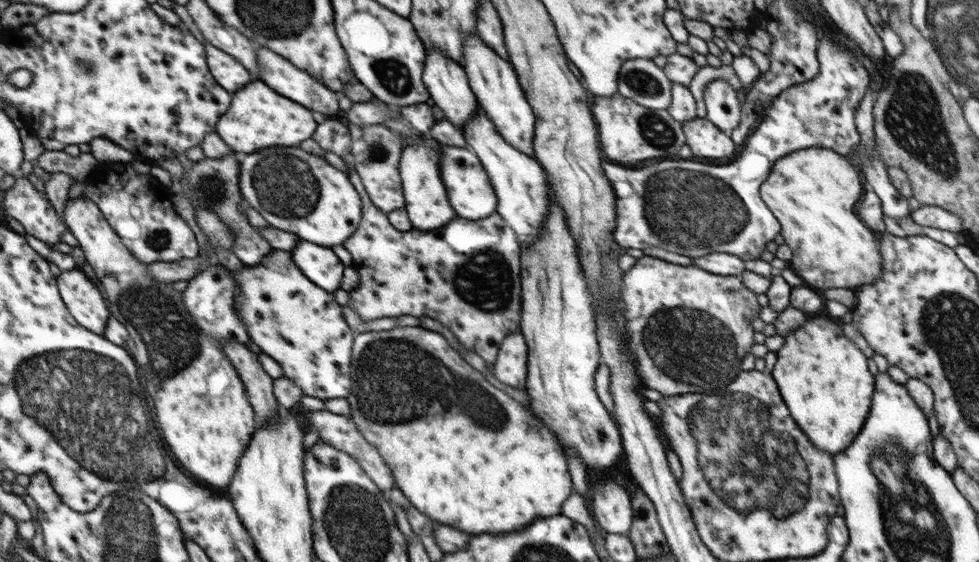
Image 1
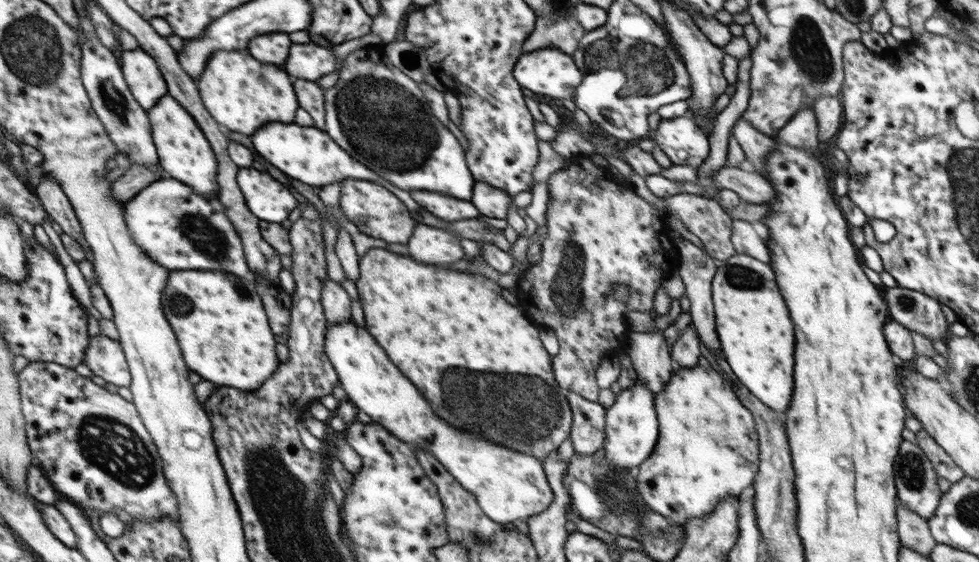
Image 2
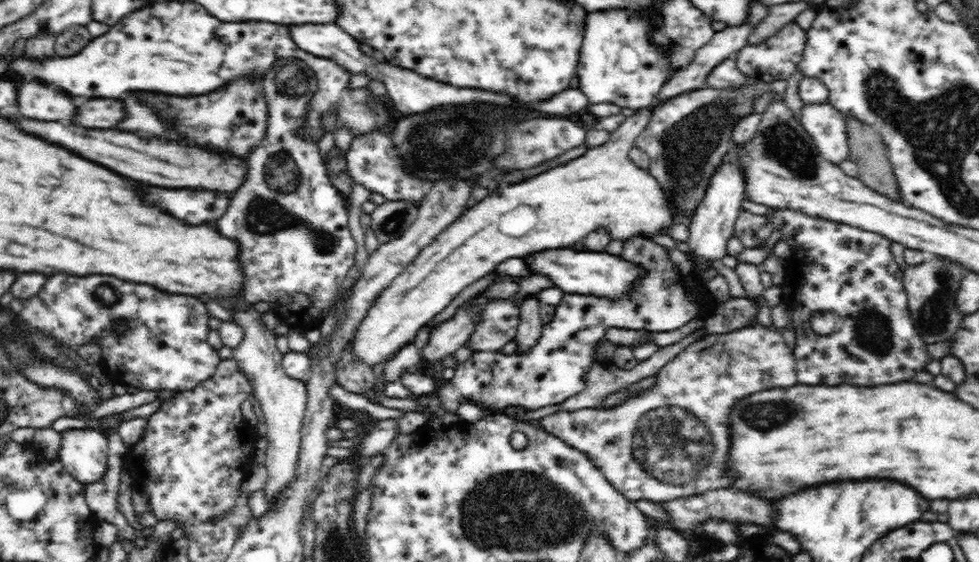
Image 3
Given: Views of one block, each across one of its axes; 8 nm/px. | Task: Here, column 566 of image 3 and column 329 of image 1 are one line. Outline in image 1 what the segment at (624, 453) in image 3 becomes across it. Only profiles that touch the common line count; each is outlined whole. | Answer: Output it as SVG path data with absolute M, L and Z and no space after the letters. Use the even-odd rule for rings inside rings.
M318 410L318 412L310 411L308 422L310 423L309 428L318 430L319 440L331 444L334 448L338 448L346 452L346 454L350 454L380 490L388 492L389 489L395 486L394 475L386 466L376 447L372 446L363 437L363 434L357 429L355 422L350 420L349 417L336 415L326 410Z

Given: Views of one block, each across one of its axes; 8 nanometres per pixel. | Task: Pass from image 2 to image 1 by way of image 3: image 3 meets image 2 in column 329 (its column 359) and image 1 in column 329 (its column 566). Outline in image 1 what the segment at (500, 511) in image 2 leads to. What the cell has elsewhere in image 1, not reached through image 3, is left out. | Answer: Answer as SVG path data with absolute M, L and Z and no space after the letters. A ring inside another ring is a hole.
M266 148L266 156L264 150L246 156L238 180L248 206L256 209L270 226L294 232L302 240L324 247L343 245L360 224L361 199L348 174L300 148Z

